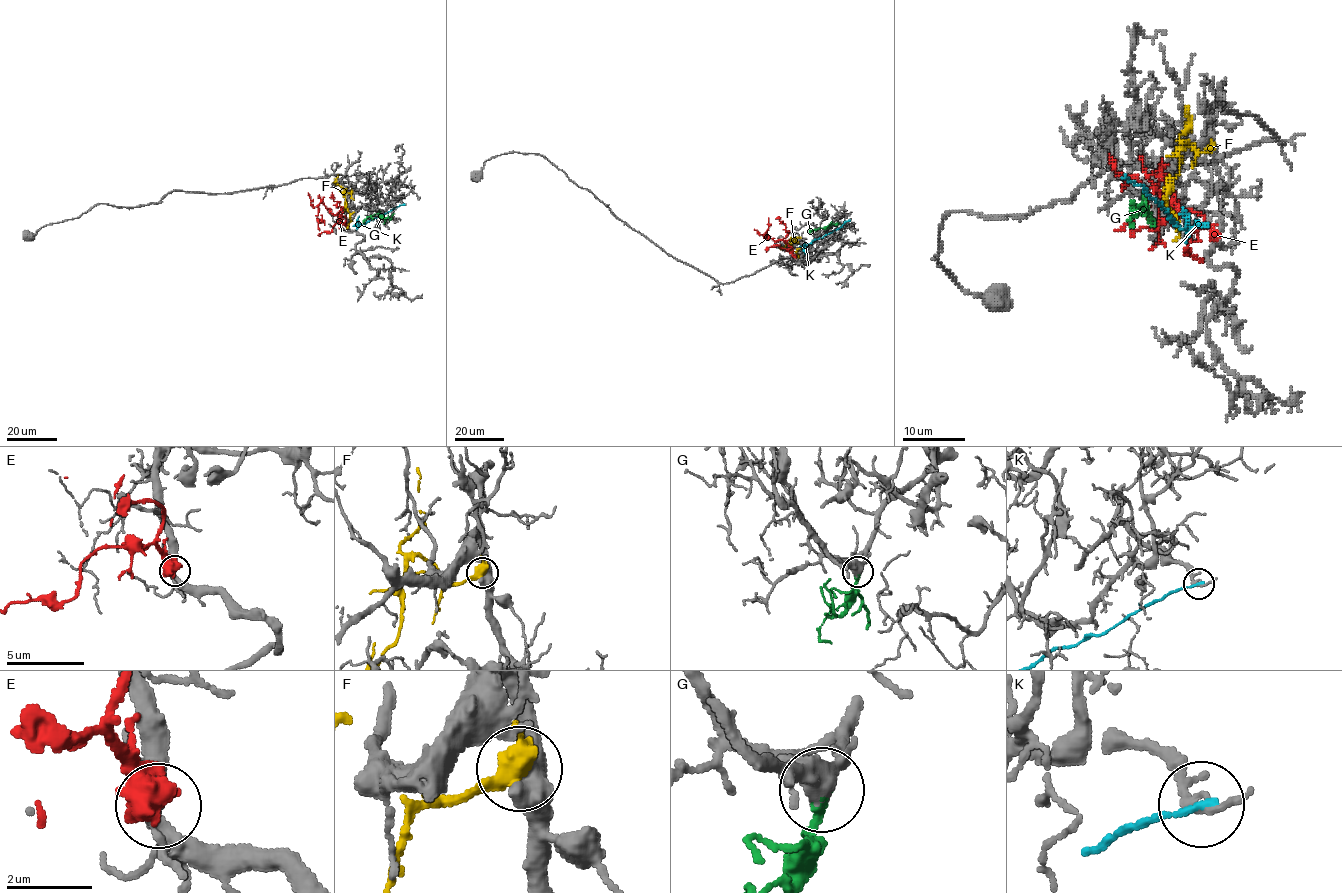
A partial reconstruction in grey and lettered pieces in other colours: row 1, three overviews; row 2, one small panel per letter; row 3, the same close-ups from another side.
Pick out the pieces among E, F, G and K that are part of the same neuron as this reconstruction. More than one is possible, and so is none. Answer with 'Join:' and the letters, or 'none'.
Join: G

